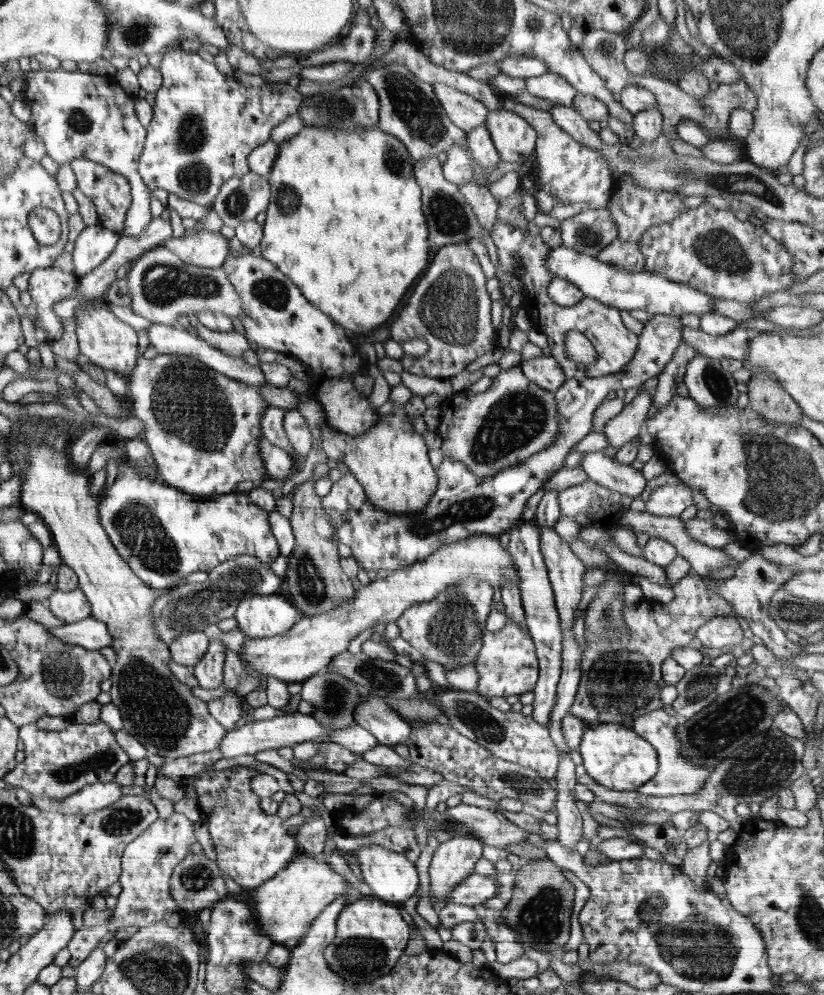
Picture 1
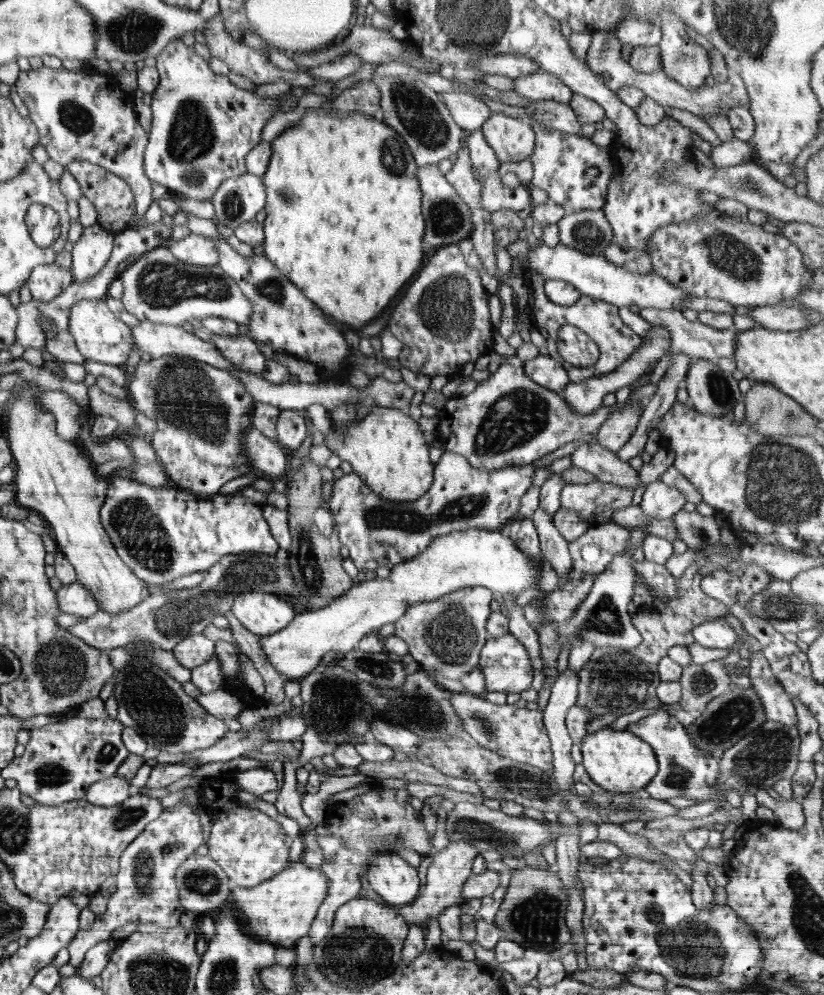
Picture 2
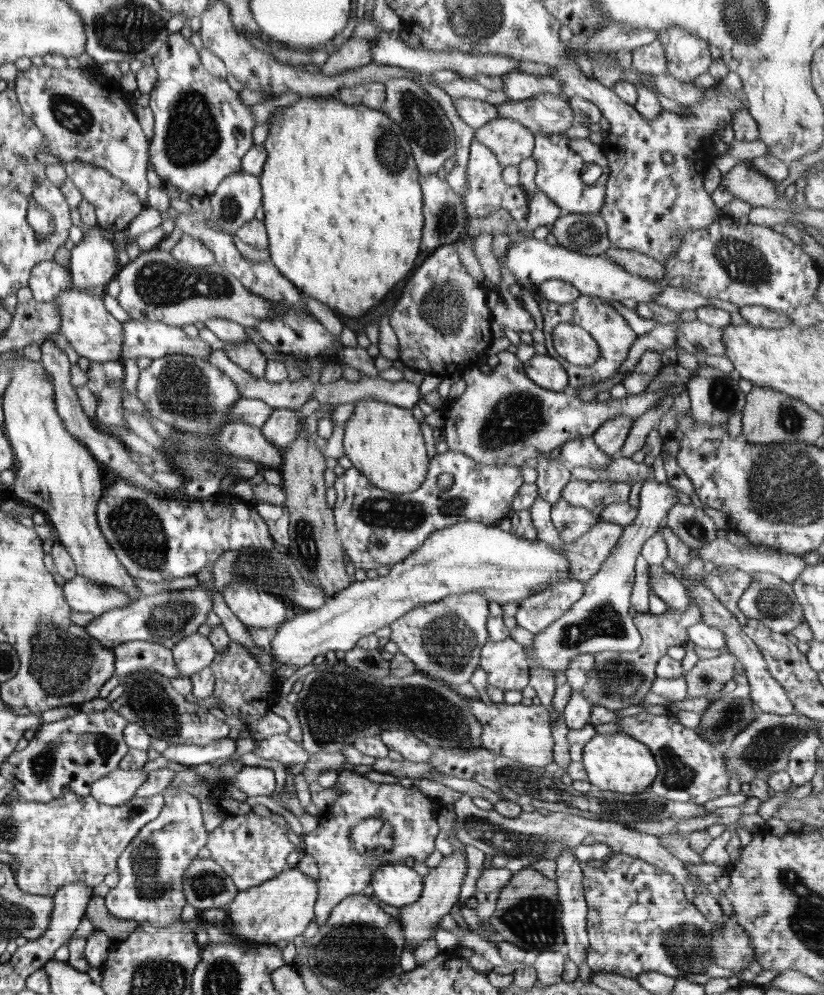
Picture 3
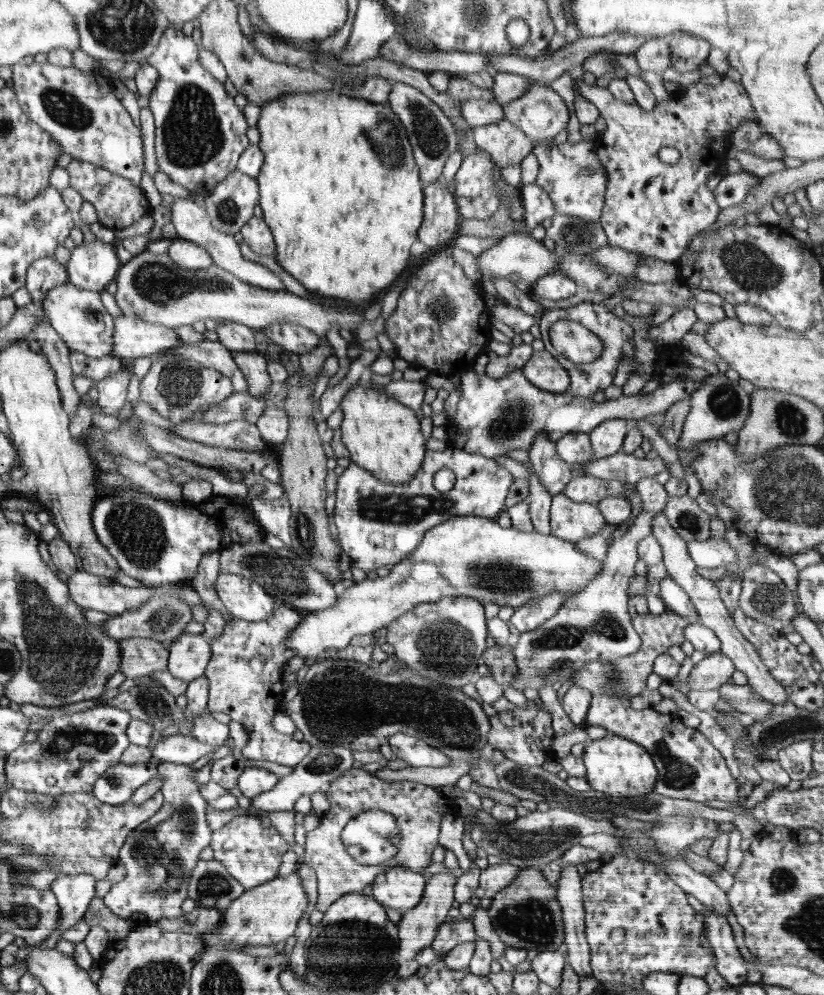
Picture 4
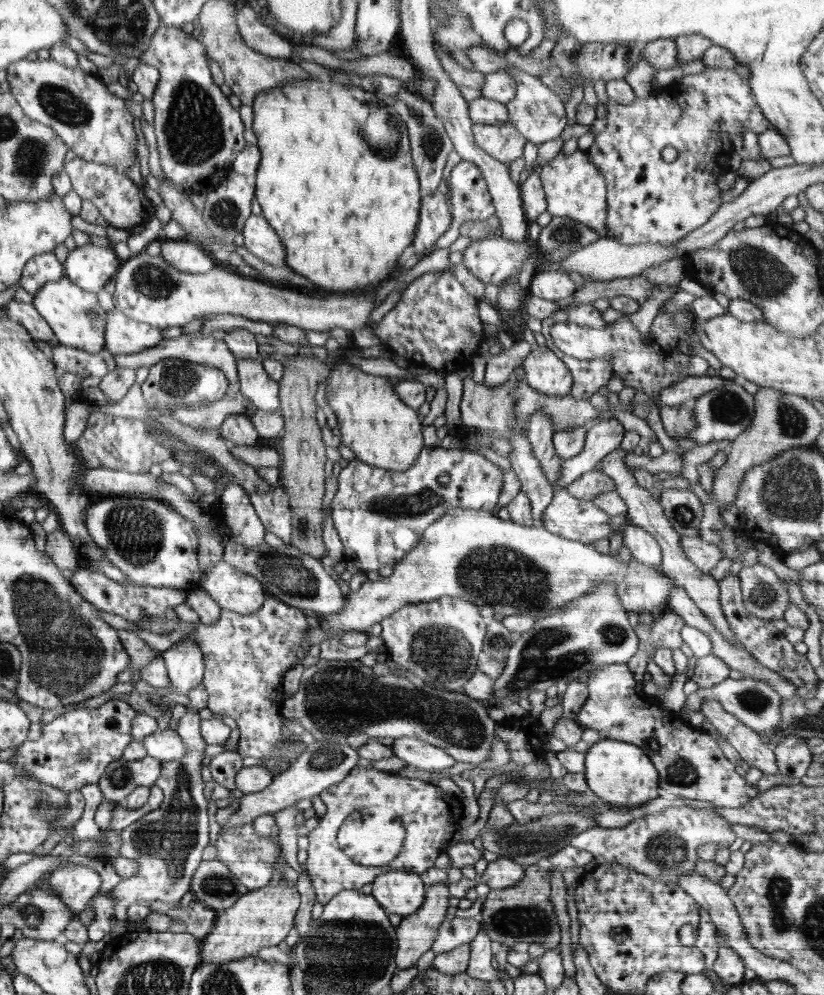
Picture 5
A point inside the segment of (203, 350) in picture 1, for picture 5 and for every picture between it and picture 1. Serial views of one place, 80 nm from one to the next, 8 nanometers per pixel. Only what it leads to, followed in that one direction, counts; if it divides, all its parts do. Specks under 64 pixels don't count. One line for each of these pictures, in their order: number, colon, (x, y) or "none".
2: (159, 340)
3: (153, 339)
4: (133, 338)
5: (123, 335)

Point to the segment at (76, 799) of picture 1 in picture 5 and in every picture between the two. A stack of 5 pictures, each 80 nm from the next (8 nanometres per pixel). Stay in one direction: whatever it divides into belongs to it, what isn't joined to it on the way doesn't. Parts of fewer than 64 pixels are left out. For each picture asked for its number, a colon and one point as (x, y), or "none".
2: (113, 791)
3: (115, 789)
4: (118, 783)
5: (121, 777)

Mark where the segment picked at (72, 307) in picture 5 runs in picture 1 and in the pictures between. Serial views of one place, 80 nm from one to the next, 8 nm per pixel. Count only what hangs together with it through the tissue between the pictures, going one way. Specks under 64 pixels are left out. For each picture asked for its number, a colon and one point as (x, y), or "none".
1: (110, 343)
2: (99, 336)
3: (93, 332)
4: (78, 316)

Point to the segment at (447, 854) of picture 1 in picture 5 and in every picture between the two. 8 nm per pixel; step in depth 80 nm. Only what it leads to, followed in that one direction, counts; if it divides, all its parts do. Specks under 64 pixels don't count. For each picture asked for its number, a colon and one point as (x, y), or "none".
2: (451, 867)
3: (441, 888)
4: (418, 927)
5: (416, 933)

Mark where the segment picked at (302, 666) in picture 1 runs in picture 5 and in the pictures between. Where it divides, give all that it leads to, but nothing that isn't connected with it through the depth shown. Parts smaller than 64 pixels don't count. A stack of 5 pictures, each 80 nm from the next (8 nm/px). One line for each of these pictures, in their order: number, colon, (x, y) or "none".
2: (462, 559)
3: (471, 556)
4: (473, 556)
5: (474, 555)

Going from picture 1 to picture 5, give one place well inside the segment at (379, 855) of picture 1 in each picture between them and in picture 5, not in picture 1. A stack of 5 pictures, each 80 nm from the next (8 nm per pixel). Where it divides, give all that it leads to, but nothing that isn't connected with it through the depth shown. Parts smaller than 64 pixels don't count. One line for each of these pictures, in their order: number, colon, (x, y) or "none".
2: (391, 877)
3: (398, 885)
4: (399, 888)
5: (398, 892)

